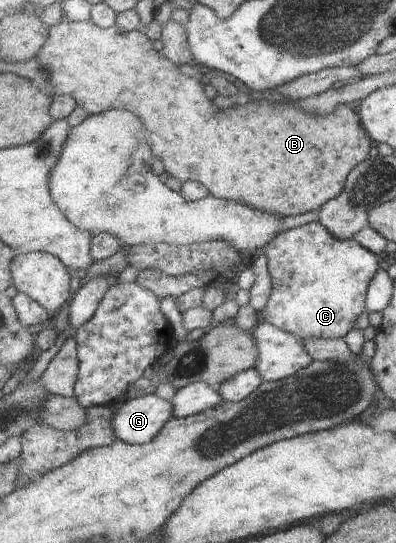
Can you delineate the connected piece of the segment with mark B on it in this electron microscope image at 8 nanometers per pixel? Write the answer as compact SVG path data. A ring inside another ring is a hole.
M63 19L58 25L51 26L49 38L38 57L45 64L47 72L49 72L49 80L46 81L48 84L42 86L43 90L46 90L52 96L72 96L77 101L78 106L89 112L89 115L99 114L99 112L105 112L105 110L111 110L111 108L123 110L127 108L133 114L139 115L141 122L145 124L145 130L148 136L147 140L150 142L152 150L155 150L154 158L163 160L165 170L182 183L191 180L199 181L207 187L211 195L221 200L235 200L235 202L245 200L245 204L251 208L255 208L255 210L277 213L283 217L305 214L305 212L320 209L326 202L337 198L346 189L349 173L356 166L359 166L359 164L370 158L371 140L367 140L369 138L367 136L368 132L365 132L361 128L360 116L357 116L353 110L349 110L347 105L339 106L336 112L329 117L315 117L312 114L303 112L295 104L291 104L290 100L284 100L274 95L254 95L245 100L255 100L255 102L249 102L245 106L235 106L235 108L221 110L219 106L215 106L213 100L209 100L209 96L205 92L206 81L203 81L199 73L192 76L183 74L179 70L179 66L171 62L171 59L167 58L166 54L163 54L162 51L155 50L153 40L149 36L145 36L143 31L123 32L117 25L113 28L104 29L103 27L95 26L95 23L91 20L87 22L75 22Z

